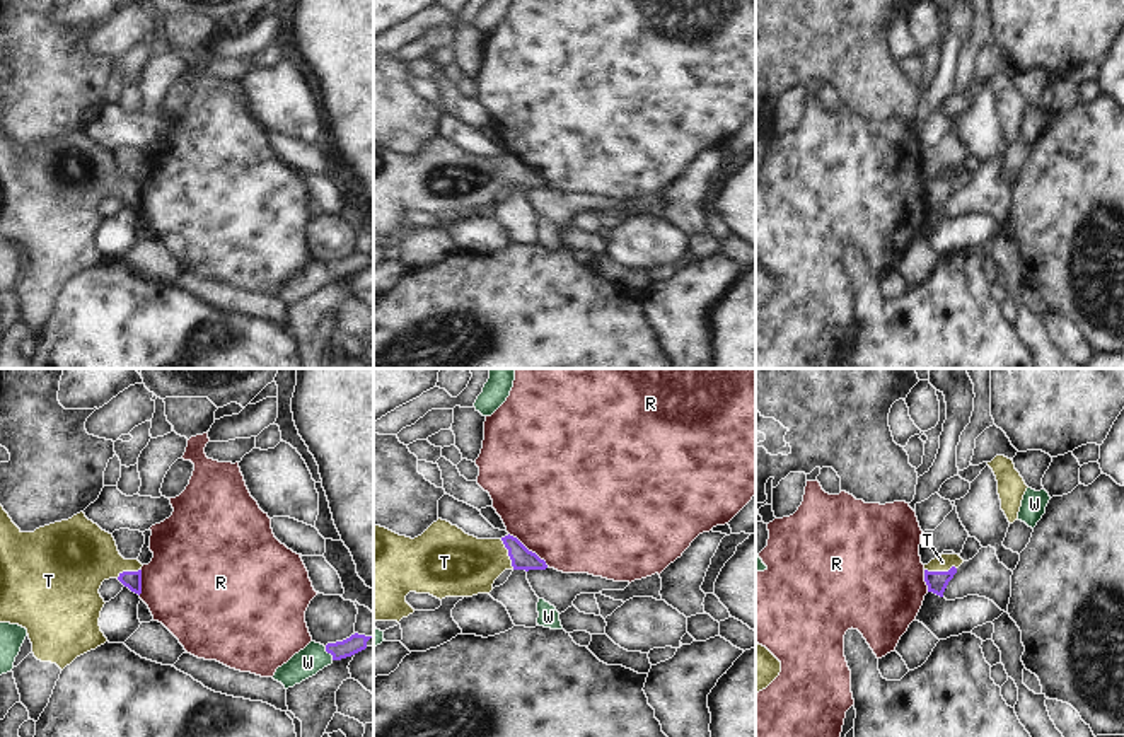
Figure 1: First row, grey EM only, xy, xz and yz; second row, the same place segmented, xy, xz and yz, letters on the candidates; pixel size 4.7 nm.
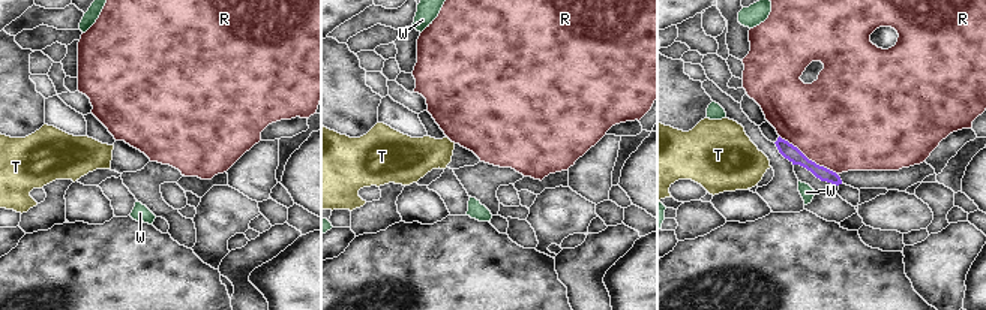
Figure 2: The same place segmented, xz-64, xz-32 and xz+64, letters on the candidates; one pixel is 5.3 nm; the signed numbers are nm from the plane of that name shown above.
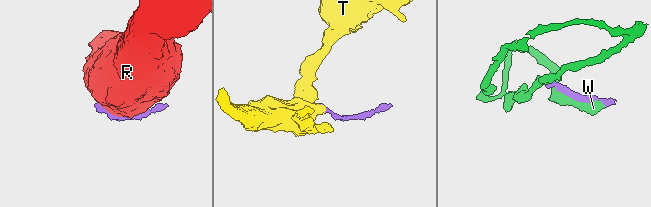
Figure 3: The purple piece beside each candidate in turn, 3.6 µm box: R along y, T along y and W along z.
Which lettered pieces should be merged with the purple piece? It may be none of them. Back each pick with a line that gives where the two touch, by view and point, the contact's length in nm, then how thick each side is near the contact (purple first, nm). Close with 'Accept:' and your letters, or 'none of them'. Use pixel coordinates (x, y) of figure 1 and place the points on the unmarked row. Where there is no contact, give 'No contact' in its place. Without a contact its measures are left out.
T: Touches purple at yz (940, 190). Shared border 150 nm. Thickness 100 nm (purple) against 80 nm
Accept: T.

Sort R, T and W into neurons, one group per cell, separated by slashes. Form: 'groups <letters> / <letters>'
groups R / T / W

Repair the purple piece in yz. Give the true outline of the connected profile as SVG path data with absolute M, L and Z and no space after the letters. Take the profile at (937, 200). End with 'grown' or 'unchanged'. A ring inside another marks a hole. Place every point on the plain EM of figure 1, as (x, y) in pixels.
M938 172L928 183L924 183L924 200L928 210L943 215L948 200L957 191L957 186L964 181L959 172Z | grown

